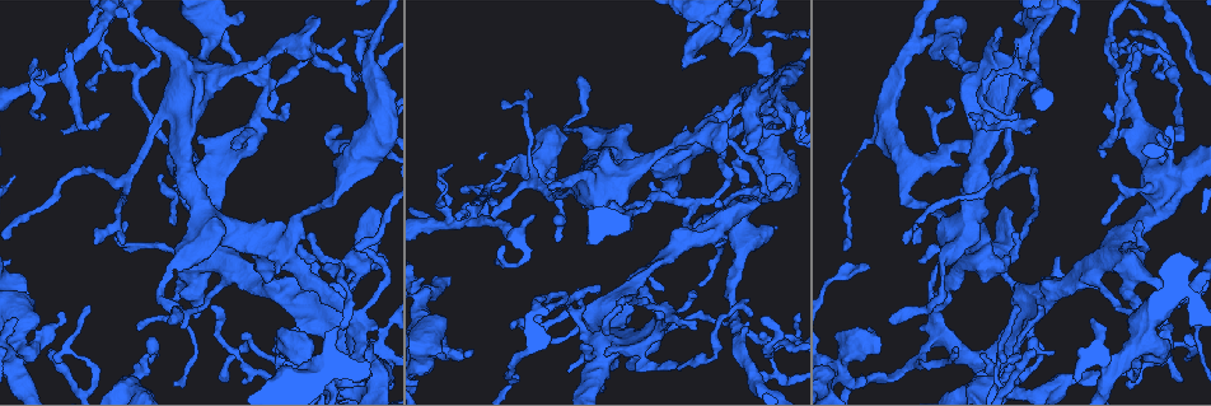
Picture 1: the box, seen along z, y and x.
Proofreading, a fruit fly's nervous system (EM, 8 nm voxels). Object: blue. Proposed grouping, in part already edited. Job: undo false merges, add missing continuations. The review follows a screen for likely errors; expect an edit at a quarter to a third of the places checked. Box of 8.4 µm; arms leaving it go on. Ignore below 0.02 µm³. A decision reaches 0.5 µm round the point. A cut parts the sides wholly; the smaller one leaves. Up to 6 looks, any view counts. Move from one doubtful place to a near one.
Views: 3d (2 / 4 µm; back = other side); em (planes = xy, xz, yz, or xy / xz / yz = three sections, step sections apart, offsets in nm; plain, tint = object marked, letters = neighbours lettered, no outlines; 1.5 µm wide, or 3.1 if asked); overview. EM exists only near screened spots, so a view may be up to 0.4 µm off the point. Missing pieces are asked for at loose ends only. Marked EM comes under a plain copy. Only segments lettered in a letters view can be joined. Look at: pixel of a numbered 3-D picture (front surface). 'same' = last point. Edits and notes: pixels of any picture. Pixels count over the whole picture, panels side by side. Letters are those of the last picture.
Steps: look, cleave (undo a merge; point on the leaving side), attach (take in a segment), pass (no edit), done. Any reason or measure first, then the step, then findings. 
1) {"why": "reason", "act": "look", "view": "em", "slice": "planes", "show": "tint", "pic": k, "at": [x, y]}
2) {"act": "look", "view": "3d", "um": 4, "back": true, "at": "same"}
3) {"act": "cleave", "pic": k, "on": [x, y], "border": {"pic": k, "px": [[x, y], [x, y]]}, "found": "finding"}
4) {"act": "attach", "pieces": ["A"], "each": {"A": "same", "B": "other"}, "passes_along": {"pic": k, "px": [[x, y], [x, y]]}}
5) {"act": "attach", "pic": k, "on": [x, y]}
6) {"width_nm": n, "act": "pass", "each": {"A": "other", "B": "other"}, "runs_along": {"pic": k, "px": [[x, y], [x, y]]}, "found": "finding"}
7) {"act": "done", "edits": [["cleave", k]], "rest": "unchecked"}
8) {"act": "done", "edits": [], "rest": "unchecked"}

{"why": "free end", "act": "look", "view": "3d", "um": 2, "pic": 1, "at": [895, 319]}

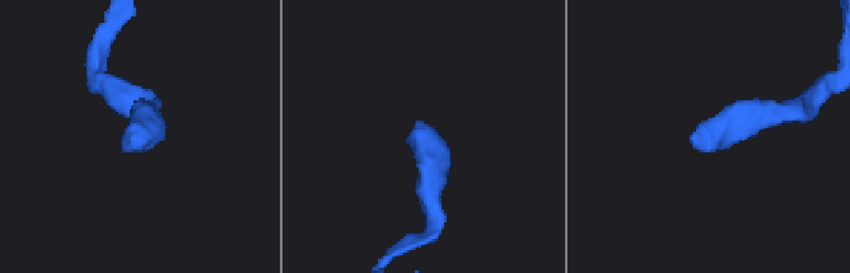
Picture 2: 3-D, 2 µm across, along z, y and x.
{"why": "shape alone is not enough", "act": "look", "view": "em", "slice": "yz", "step": 4, "show": "tint", "pic": 2, "at": [408, 136]}

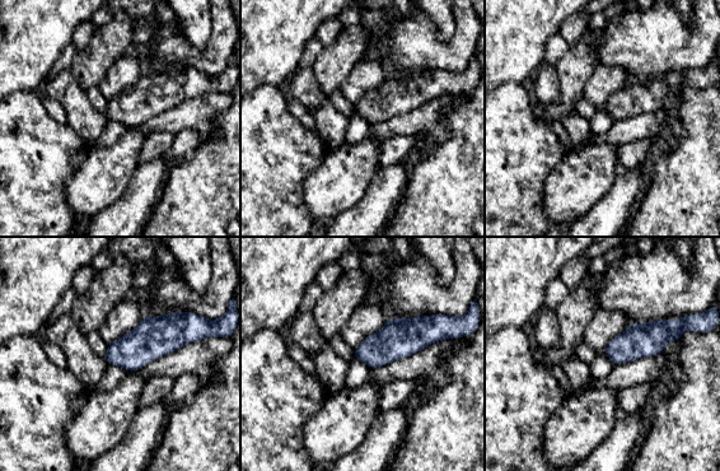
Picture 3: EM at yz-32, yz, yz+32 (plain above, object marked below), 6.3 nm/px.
{"why": "another direction", "act": "look", "view": "em", "slice": "planes", "show": "letters", "at": "same"}

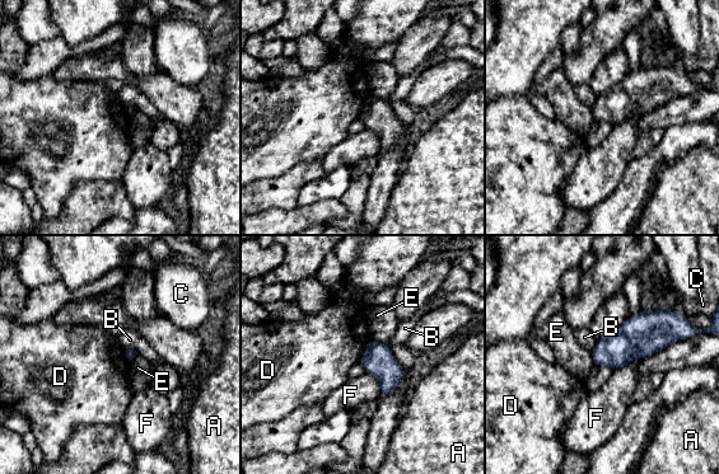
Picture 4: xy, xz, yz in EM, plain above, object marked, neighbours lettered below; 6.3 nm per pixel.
{"act": "pass", "each": {"A": "other", "B": "other", "C": "other", "D": "other", "E": "other", "F": "other"}, "border": {"pic": 4, "px": [[373, 339], [358, 362]]}, "found": "no lettered segment goes on from it"}

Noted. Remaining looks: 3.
{"why": "four or more arms meet", "act": "look", "view": "3d", "um": 4, "pic": 1, "at": [315, 372]}

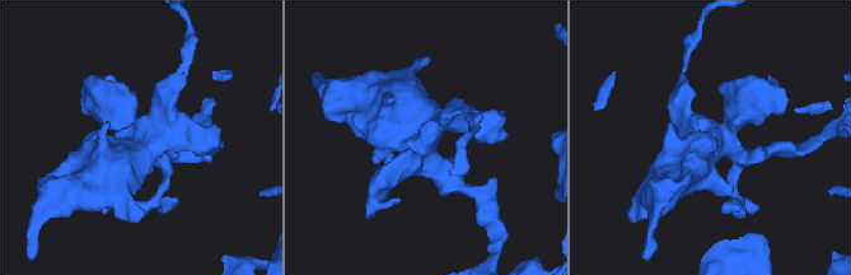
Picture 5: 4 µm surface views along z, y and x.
{"act": "look", "view": "em", "slice": "planes", "show": "tint", "pic": 5, "at": [422, 154]}

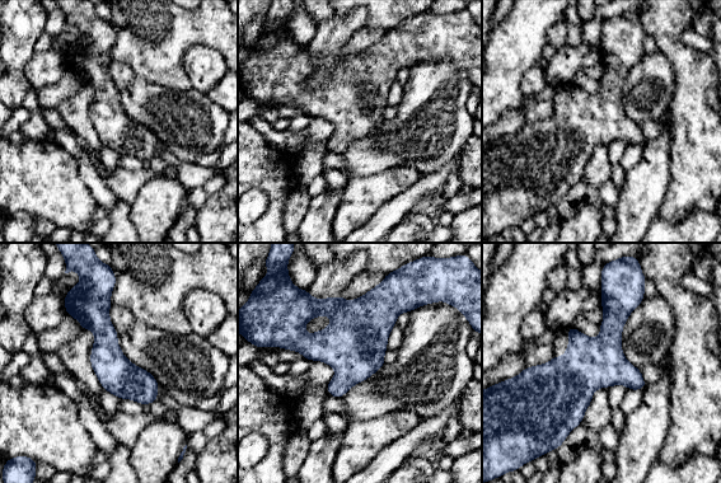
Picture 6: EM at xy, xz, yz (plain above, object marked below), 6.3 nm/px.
{"act": "look", "view": "em", "slice": "planes", "show": "letters", "at": "same"}

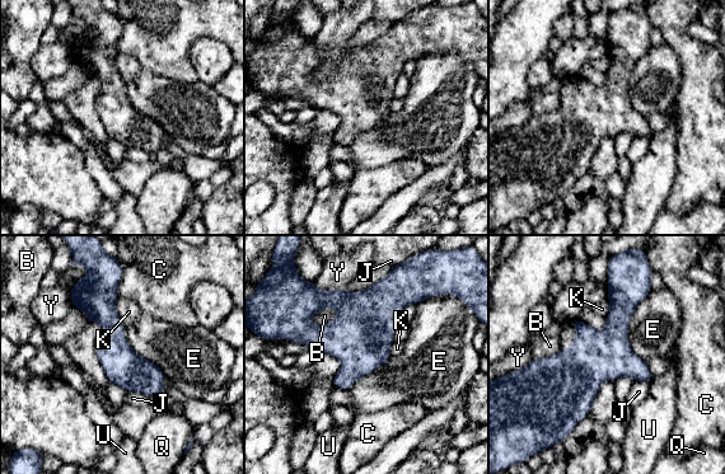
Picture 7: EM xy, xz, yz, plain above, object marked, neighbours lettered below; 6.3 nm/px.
{"act": "pass", "each": {"B": "other", "C": "other", "E": "other", "J": "other", "K": "other", "Q": "other", "U": "other", "Y": "other"}, "runs_along": {"pic": 7, "px": [[110, 282], [112, 348], [155, 393]]}, "found": "one neuron here"}

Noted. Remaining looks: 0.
{"act": "done", "edits": [], "rest": "unchecked"}

